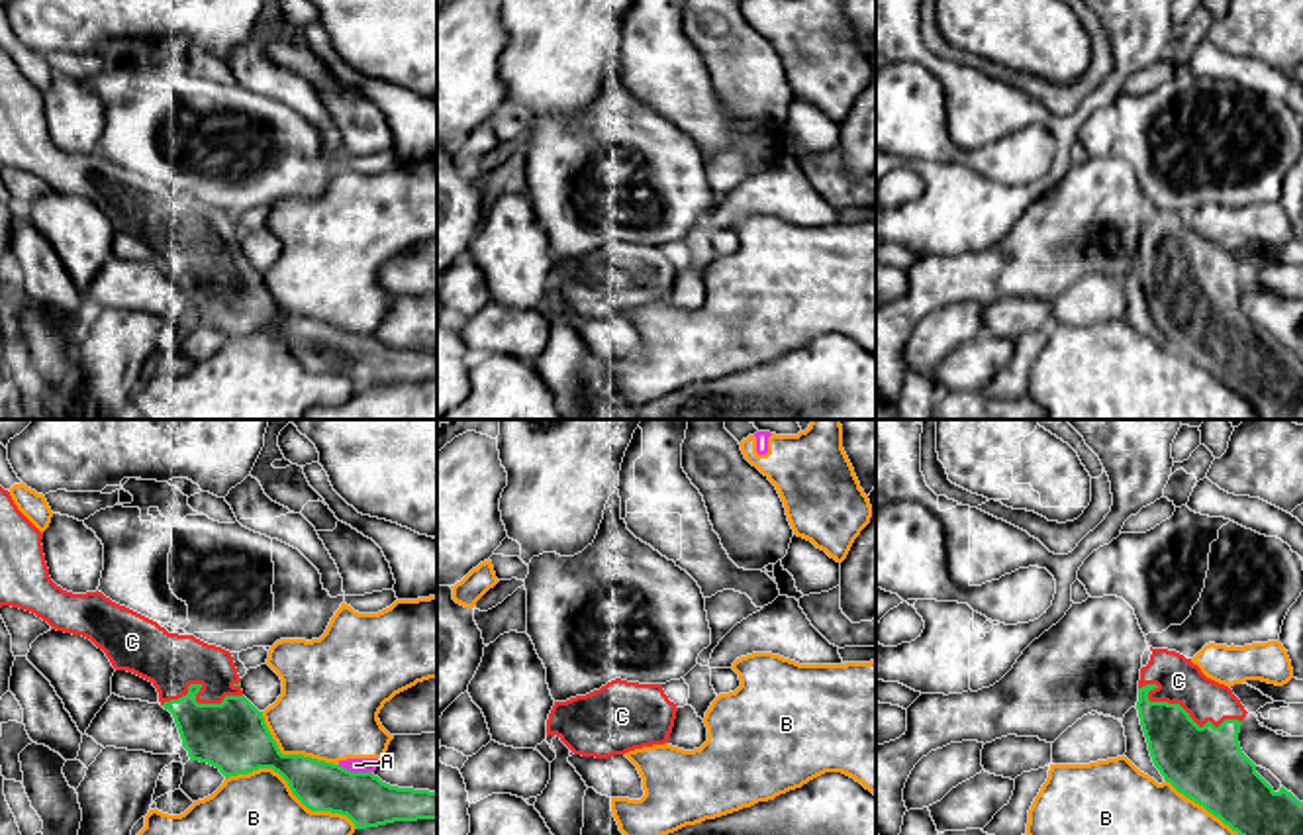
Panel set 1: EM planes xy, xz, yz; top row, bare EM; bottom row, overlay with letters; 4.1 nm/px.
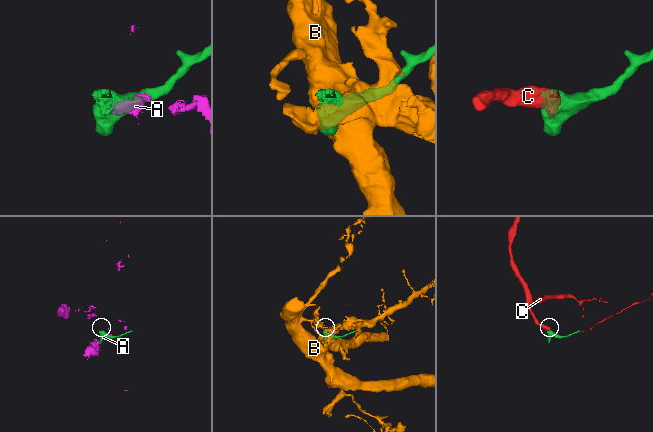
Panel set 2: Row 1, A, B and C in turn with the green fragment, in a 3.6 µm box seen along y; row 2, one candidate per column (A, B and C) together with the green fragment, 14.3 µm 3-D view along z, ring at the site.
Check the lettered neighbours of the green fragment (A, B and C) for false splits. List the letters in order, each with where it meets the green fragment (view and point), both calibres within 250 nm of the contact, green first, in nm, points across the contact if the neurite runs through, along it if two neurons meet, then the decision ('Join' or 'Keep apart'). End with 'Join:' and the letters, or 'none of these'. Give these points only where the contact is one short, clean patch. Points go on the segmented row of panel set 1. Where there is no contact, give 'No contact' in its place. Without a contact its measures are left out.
A: Touches green at xy (355, 773). Thickness 200 nm (green) against 60 nm. Keep apart
B: Touches green at xy (290, 788). Thickness 220 nm (green) against 260 nm. Keep apart
C: Touches green at yz (1182, 708). Thickness 300 nm (green) against 180 nm. Join
Join: C

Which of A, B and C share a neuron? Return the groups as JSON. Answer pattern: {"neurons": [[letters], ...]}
{"neurons": [["A", "B"], ["C"]]}

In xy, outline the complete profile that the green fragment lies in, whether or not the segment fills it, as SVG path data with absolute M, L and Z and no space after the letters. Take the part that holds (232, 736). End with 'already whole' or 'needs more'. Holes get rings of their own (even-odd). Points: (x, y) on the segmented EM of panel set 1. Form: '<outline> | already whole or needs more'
M0 486L0 608L20 608L35 614L57 631L82 635L106 653L116 670L127 670L149 680L159 692L161 706L172 713L190 761L208 762L225 778L272 768L308 810L347 815L357 829L437 819L437 792L398 788L372 772L351 772L304 755L282 755L263 712L243 696L229 651L208 645L194 635L169 633L157 621L112 602L98 590L86 594L63 590L49 576L41 539L43 533Z | needs more

